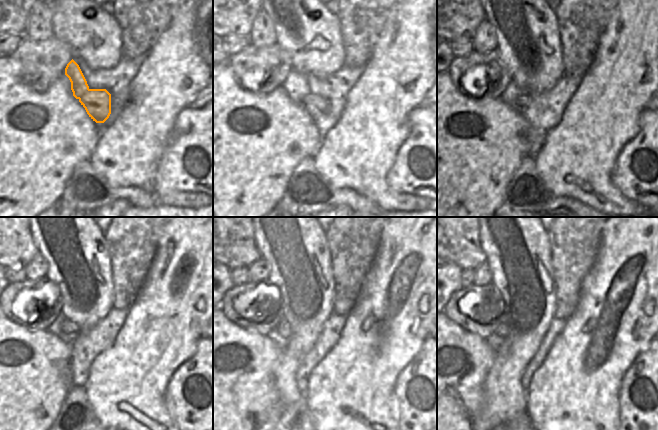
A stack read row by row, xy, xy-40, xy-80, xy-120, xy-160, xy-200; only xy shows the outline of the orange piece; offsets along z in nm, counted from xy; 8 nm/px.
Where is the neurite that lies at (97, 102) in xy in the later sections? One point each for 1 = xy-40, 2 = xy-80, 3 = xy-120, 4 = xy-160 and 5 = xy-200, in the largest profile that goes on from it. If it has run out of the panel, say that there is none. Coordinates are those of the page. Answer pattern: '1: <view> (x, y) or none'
1: xy-40 (296, 85)
2: xy-80 (514, 97)
3: xy-120 (62, 327)
4: xy-160 (283, 328)
5: xy-200 (502, 330)

